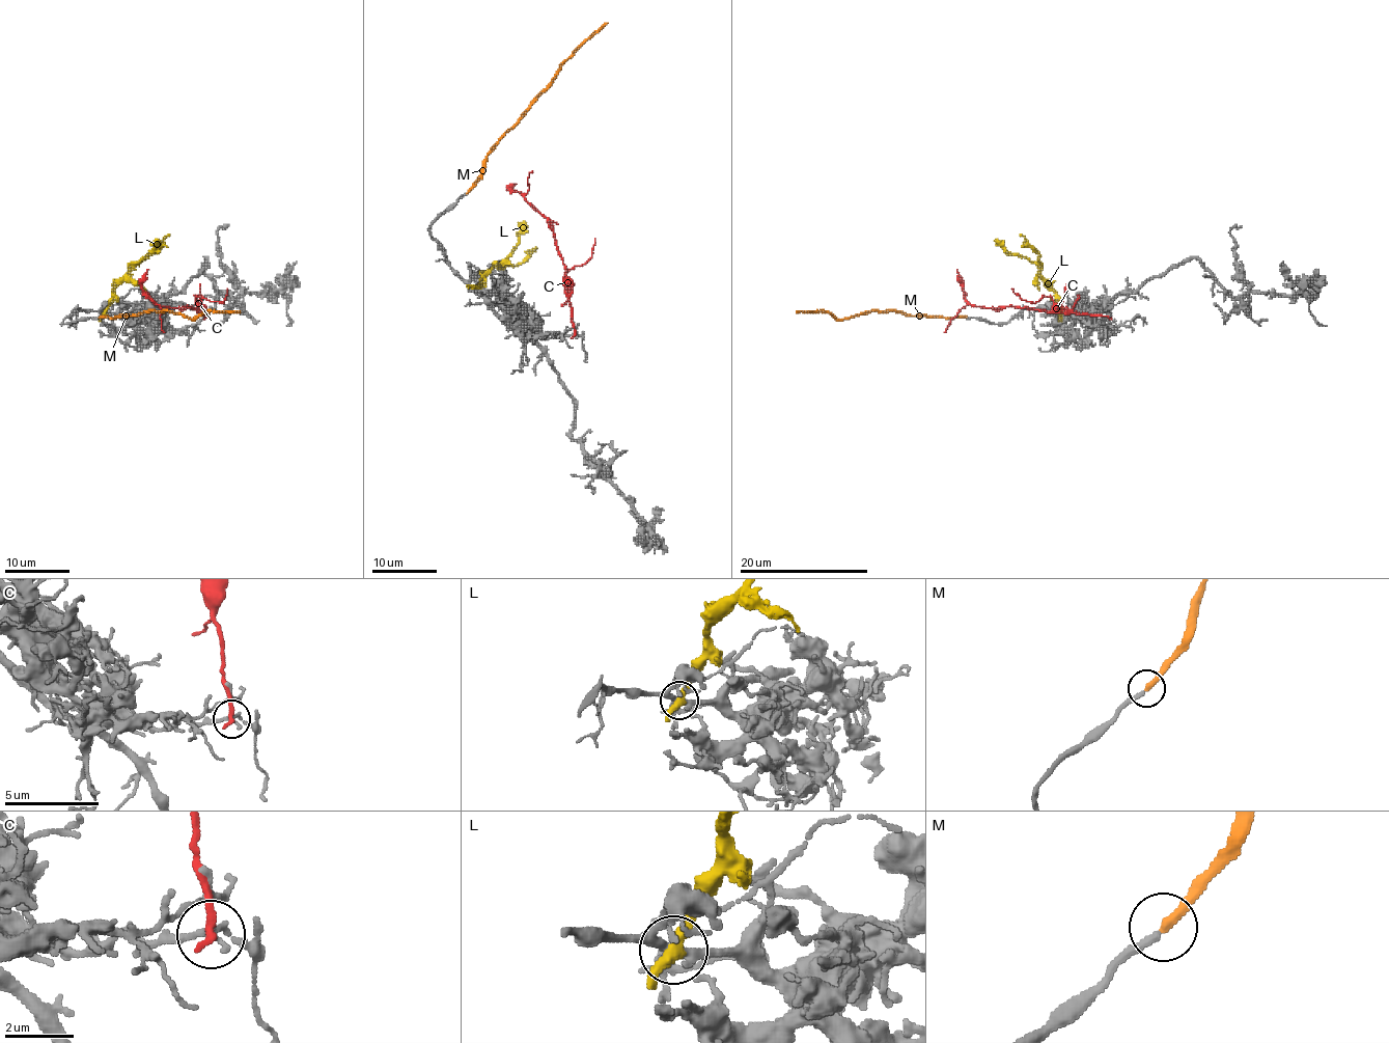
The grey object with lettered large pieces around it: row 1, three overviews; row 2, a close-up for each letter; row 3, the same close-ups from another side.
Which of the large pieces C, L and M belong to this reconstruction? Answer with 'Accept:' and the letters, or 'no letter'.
Accept: no letter

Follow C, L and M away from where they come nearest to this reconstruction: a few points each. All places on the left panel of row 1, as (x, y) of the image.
C: (206, 316), (189, 306), (166, 307), (151, 298), (142, 289), (142, 279), (148, 269)
L: (104, 312), (111, 290), (129, 269), (149, 253), (157, 240)
M: (100, 318), (172, 311), (195, 319), (207, 311), (240, 312)

